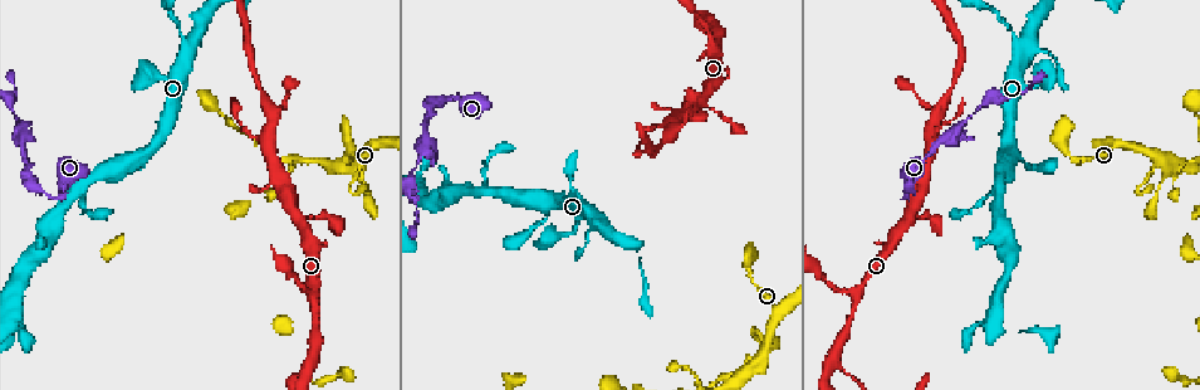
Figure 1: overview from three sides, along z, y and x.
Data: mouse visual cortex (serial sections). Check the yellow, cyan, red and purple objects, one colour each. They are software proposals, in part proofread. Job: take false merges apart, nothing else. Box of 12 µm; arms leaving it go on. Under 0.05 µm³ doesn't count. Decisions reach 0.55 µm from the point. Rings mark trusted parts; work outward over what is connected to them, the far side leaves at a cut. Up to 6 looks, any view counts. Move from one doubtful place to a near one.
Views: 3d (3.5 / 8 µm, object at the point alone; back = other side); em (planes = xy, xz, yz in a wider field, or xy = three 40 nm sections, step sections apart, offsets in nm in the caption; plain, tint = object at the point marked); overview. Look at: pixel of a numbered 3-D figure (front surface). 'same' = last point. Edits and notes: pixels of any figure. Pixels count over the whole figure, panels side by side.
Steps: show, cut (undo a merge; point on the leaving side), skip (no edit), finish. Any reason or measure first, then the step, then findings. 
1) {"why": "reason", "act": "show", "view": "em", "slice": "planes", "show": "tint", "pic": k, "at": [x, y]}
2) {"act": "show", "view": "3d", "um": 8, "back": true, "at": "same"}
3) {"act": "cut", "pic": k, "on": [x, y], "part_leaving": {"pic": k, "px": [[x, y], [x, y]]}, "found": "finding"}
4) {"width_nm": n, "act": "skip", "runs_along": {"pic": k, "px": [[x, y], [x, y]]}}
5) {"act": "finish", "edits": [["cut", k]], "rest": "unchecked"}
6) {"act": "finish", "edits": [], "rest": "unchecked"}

{"why": "sharp bend", "act": "show", "view": "3d", "um": 3.5, "back": true, "pic": 1, "at": [54, 197]}

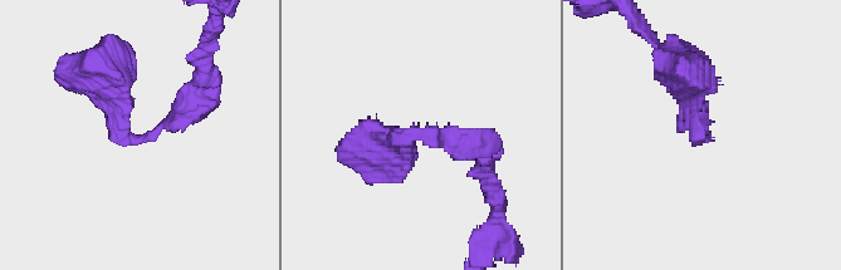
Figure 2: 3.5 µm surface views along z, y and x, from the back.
{"why": "need the tissue", "act": "show", "view": "em", "slice": "planes", "show": "tint", "pic": 2, "at": [146, 138]}

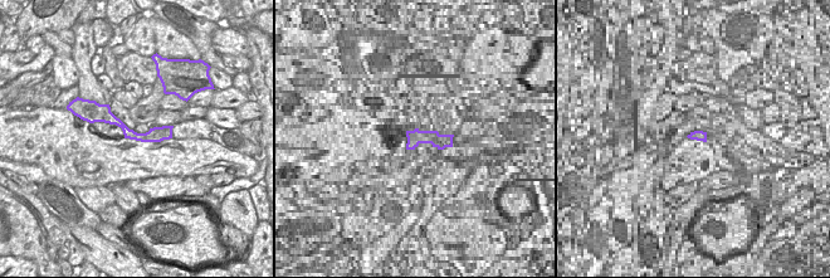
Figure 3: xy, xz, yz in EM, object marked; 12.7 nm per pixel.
{"arm_widths_nm": [250, 400], "act": "skip", "runs_along": {"pic": 3, "px": [[102, 113], [135, 136], [169, 135]]}, "found": "all the same cell"}

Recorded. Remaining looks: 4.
{"why": "three-way junction", "act": "show", "view": "3d", "um": 8, "back": true, "pic": 1, "at": [836, 360]}

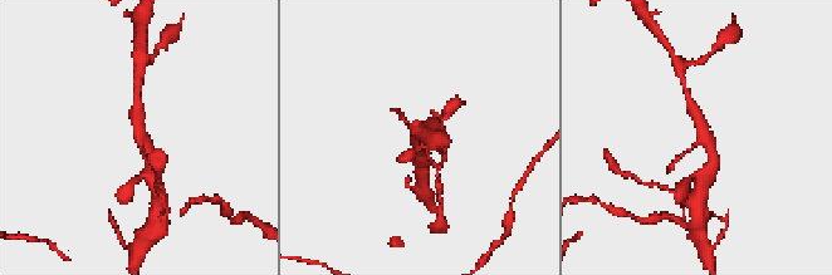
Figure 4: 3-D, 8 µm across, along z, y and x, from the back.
{"arms": 3, "arm_widths_nm": [150, 350, 350], "act": "show", "view": "em", "slice": "xy", "step": 2, "show": "tint", "pic": 4, "at": [139, 138]}

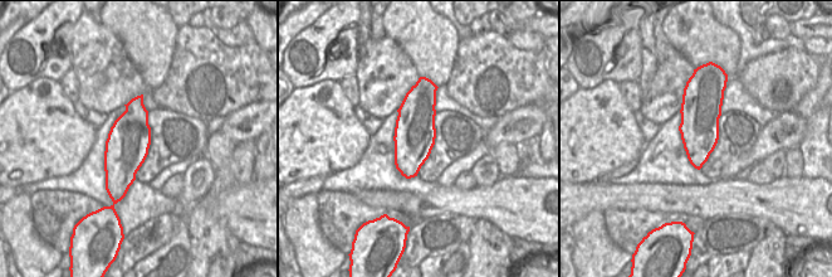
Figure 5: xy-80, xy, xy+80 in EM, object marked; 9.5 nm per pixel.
{"width_nm": 400, "act": "skip", "runs_along": {"pic": 4, "px": [[690, 102], [710, 143], [708, 168]]}, "found": "continuous, no second cell"}

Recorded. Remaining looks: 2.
{"why": "calibre changes", "act": "show", "view": "3d", "um": 3.5, "pic": 1, "at": [366, 195]}

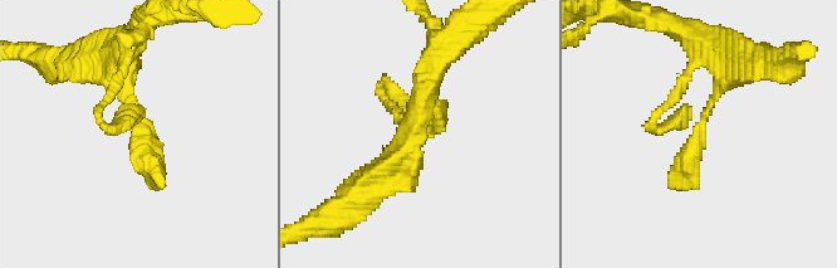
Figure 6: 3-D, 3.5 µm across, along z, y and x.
{"why": "shape alone is not enough", "act": "show", "view": "em", "slice": "xy", "step": 5, "show": "tint", "pic": 6, "at": [696, 136]}

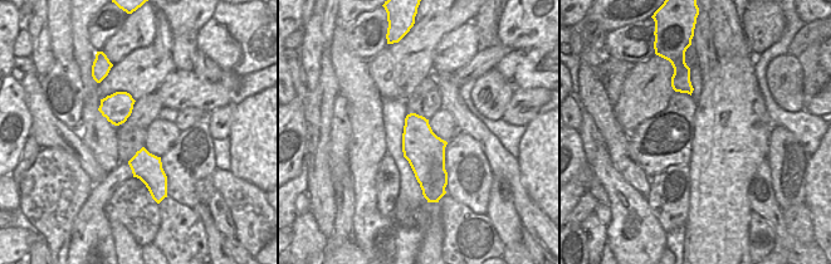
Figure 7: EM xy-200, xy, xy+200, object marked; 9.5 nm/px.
{"act": "skip", "runs_along": {"pic": 6, "px": [[733, 63], [669, 186]]}, "found": "continuous, no second cell"}

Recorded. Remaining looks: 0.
{"act": "finish", "edits": [], "rest": "unchecked"}

